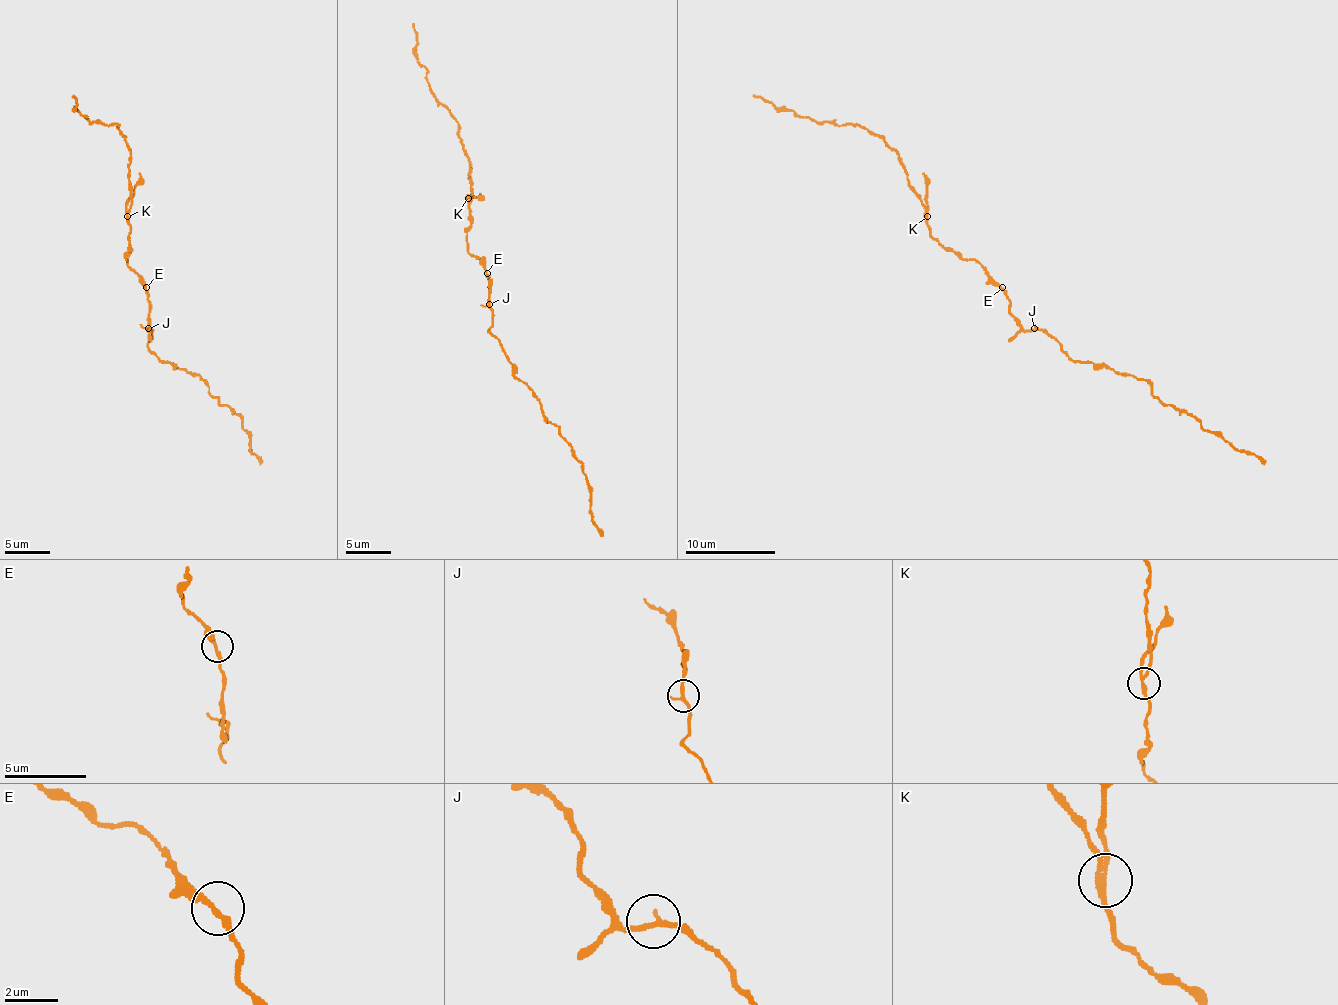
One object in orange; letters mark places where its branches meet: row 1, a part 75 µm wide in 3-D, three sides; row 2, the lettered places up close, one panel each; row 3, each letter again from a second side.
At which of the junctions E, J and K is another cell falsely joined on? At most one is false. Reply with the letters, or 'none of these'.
K

